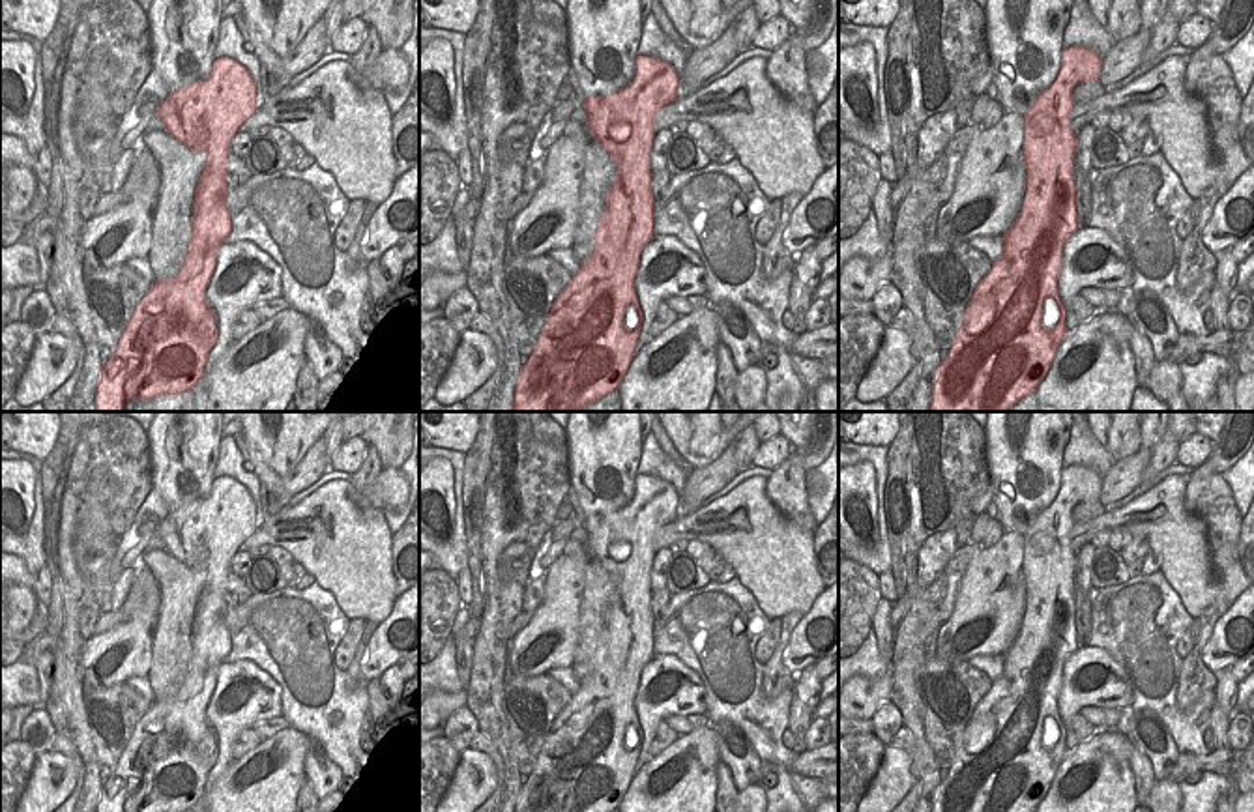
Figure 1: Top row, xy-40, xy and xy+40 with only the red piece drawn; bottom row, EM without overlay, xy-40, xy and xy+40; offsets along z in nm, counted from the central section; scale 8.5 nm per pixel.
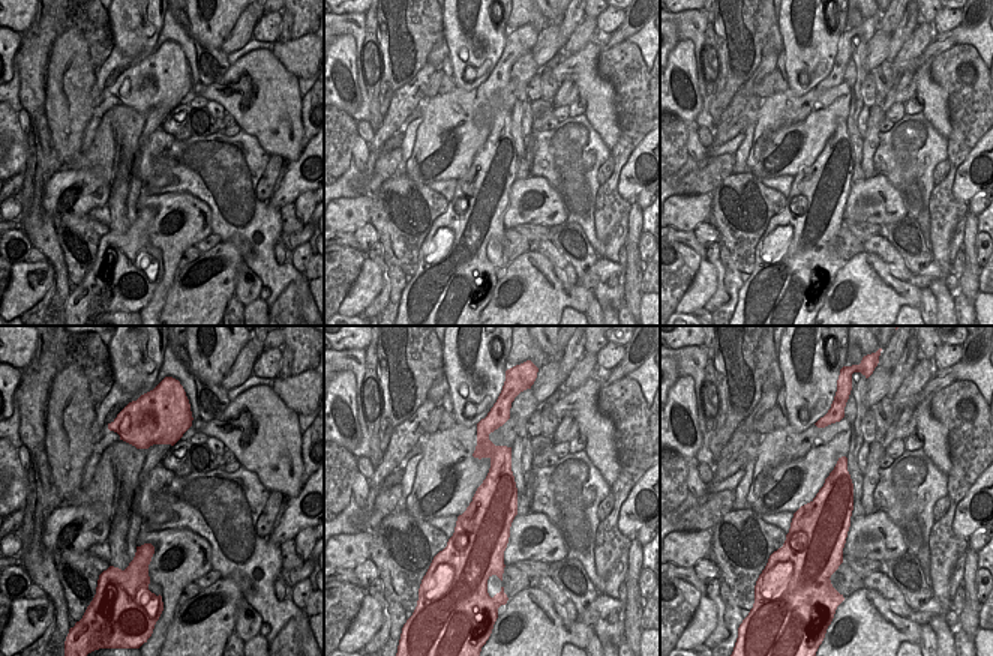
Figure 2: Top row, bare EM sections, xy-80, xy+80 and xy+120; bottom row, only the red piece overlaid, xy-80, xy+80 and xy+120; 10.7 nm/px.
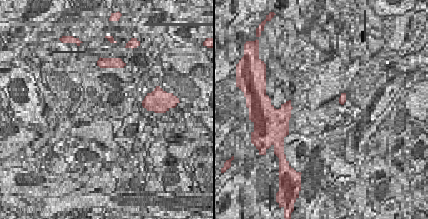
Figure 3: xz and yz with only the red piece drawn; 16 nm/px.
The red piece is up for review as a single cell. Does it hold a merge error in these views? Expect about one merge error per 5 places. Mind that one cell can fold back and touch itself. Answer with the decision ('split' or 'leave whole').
leave whole

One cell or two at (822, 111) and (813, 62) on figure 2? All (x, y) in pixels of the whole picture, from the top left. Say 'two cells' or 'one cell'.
two cells

